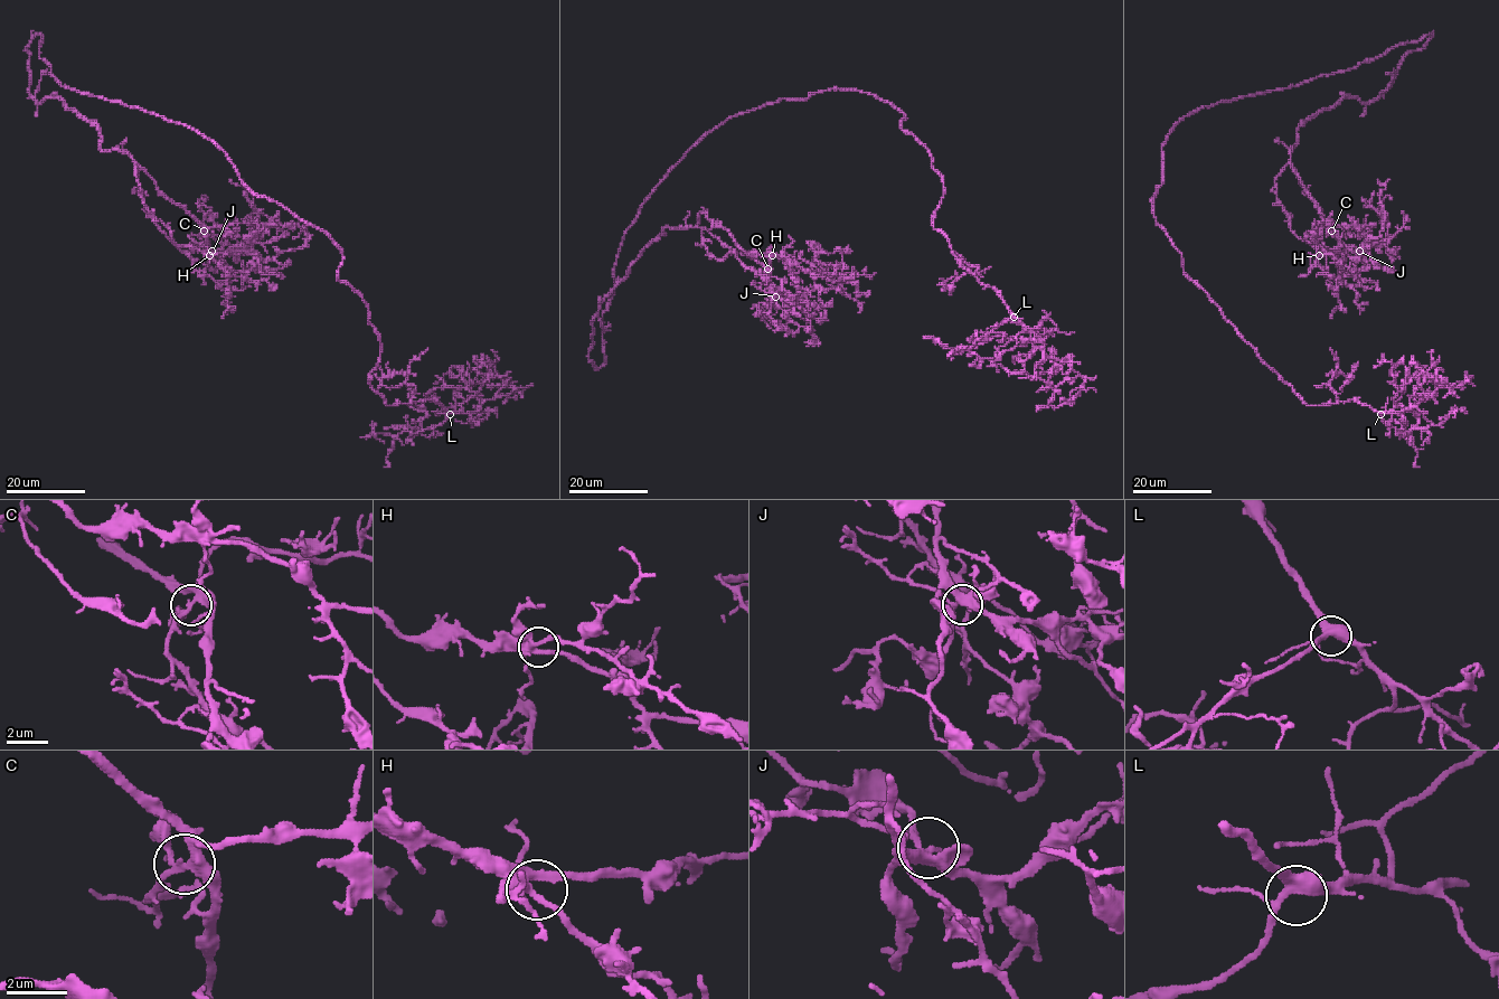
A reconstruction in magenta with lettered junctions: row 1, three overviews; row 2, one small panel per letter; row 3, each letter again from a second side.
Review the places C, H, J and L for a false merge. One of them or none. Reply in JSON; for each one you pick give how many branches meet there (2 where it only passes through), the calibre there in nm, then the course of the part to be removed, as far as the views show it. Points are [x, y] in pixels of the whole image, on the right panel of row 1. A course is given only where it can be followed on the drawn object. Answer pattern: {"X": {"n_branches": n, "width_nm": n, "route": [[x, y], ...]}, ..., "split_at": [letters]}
{"split_at": []}

